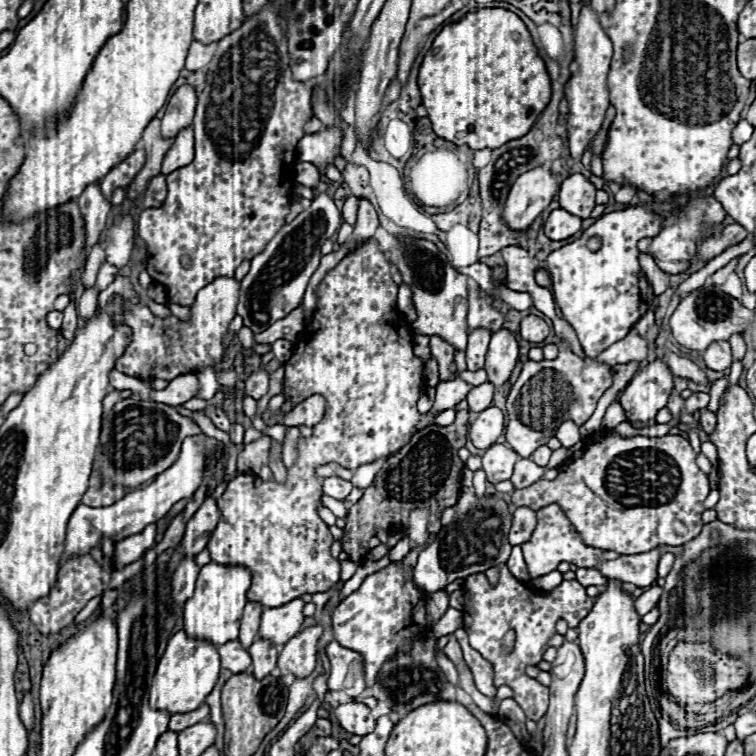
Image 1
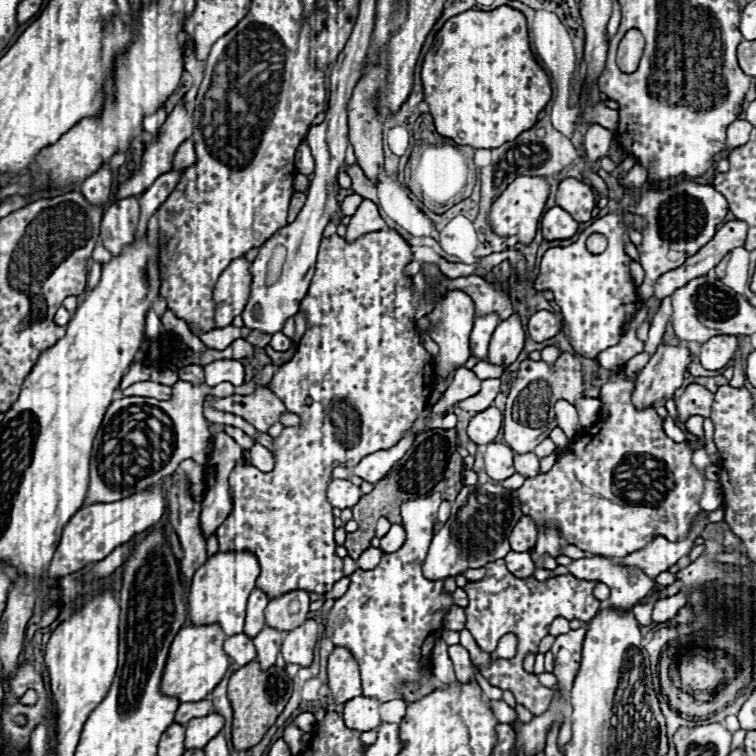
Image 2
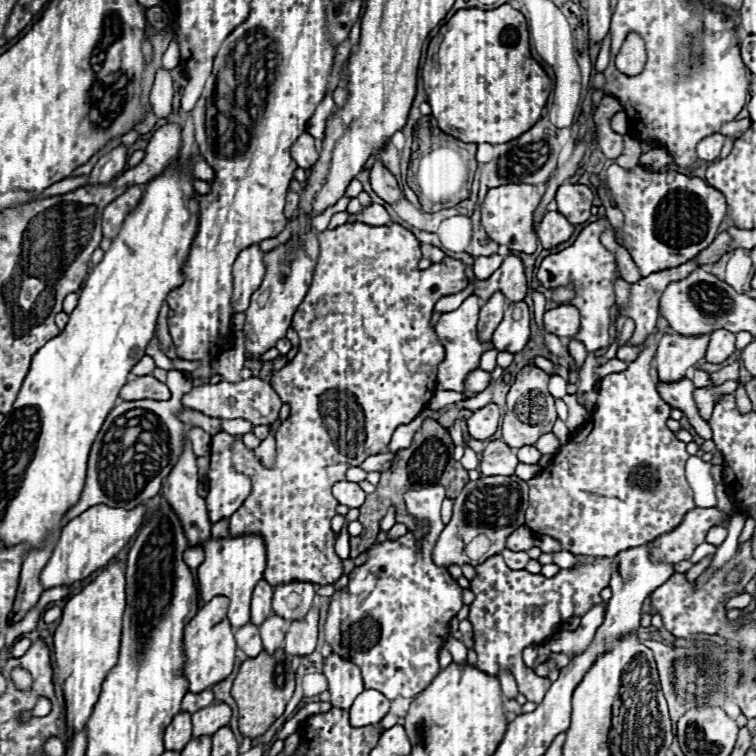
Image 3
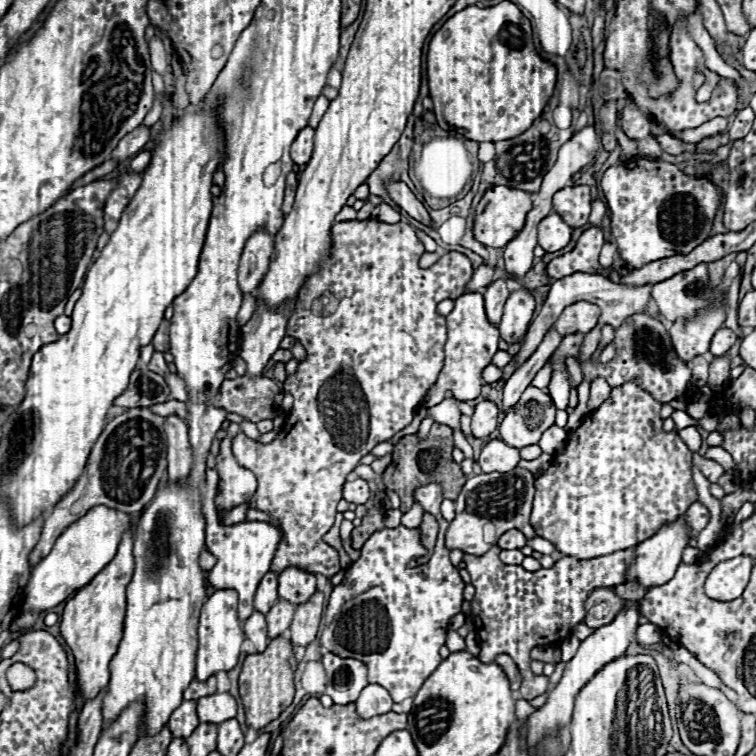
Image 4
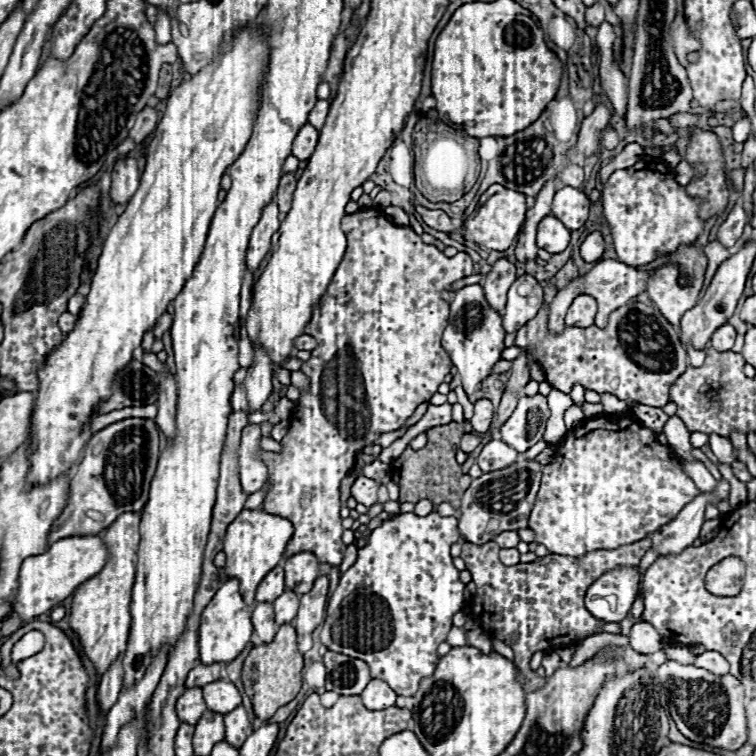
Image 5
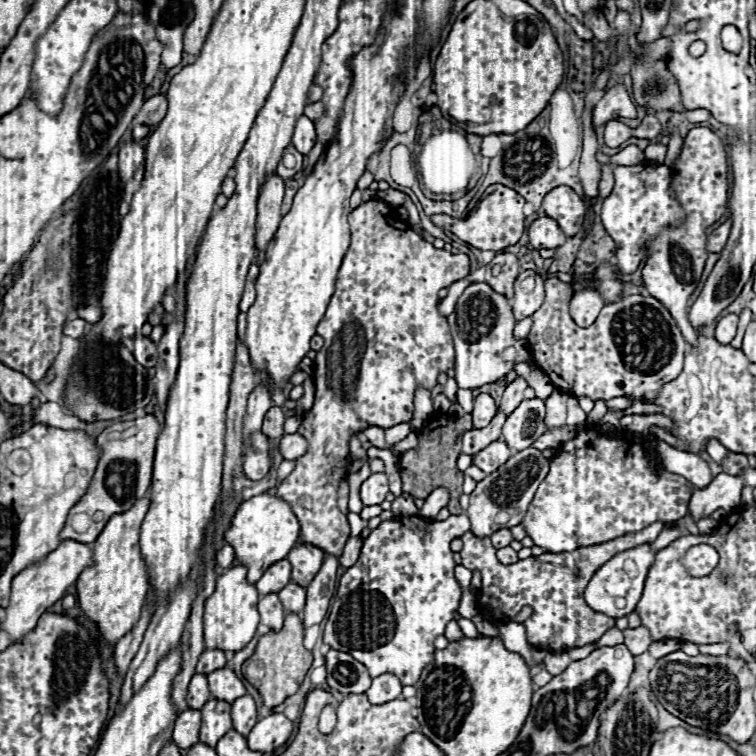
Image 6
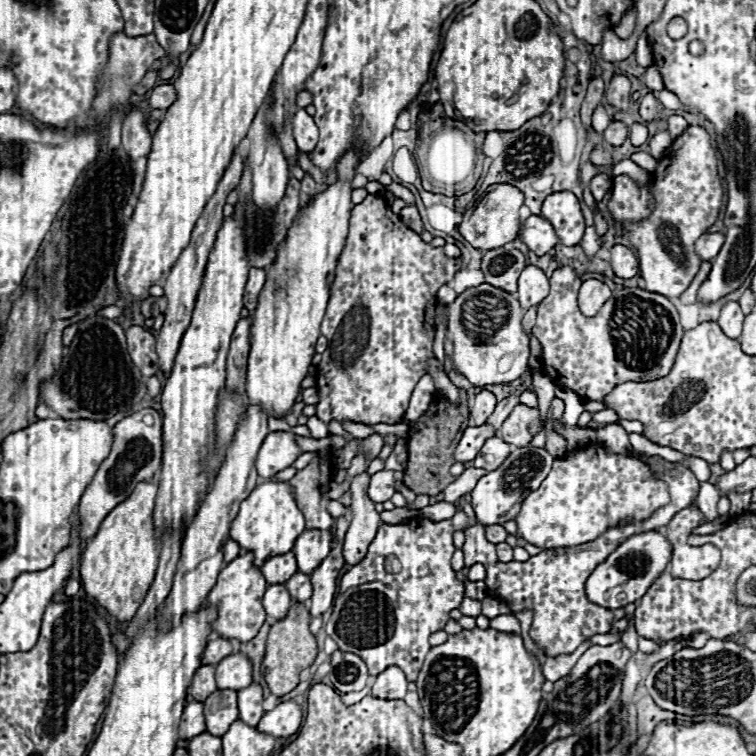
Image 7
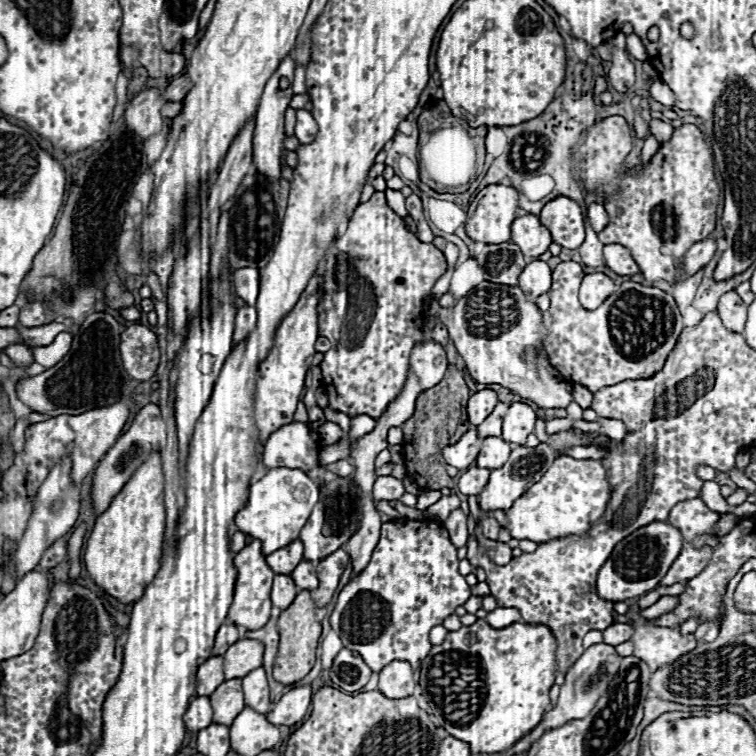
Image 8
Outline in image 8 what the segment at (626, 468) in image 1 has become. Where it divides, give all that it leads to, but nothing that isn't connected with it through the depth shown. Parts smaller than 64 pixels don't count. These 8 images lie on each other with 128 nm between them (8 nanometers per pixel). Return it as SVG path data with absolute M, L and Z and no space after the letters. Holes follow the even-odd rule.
M558 456L542 480L536 482L526 494L522 494L522 498L518 498L510 510L506 510L506 530L516 540L532 540L538 544L570 534L584 534L604 514L608 500L610 486L600 460L576 460L572 456Z

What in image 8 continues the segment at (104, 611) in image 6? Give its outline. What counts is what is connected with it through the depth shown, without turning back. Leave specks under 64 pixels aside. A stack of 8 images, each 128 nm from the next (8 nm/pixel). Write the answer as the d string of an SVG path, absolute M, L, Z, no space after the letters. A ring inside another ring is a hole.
M154 450L150 452L150 458L134 470L126 486L114 496L112 504L96 518L84 554L88 574L100 588L120 602L130 604L140 600L160 568L164 530L164 472L160 452Z

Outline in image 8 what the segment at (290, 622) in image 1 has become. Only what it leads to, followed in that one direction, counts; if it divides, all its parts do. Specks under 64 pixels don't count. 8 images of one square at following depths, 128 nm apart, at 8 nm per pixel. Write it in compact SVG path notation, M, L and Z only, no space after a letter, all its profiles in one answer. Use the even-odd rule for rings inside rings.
M336 476L320 488L320 498L314 504L312 516L300 532L300 540L304 542L304 558L310 562L318 562L338 550L342 544L350 540L354 530L358 530L362 518L362 490L350 478Z

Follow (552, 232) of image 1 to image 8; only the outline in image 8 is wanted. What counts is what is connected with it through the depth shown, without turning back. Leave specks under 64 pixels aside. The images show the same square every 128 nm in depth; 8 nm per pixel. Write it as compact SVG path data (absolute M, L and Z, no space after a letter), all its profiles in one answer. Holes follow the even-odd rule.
M524 214L512 222L512 242L522 250L526 258L538 258L552 244L550 232L540 224L538 216Z

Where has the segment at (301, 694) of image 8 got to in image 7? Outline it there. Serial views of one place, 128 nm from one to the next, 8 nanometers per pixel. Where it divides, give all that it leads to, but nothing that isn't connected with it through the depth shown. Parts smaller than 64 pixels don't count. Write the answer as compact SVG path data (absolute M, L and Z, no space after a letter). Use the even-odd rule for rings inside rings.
M294 700L280 702L274 710L266 712L256 726L264 734L272 734L274 738L286 738L300 728L302 722L302 706Z

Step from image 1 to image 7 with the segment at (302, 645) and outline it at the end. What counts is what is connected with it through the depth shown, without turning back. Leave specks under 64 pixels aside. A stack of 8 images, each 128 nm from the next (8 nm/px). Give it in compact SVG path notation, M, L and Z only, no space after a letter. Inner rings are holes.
M342 546L332 548L332 552L328 554L328 558L322 560L322 564L310 574L312 578L312 586L314 586L314 594L310 598L310 614L318 616L324 614L334 600L336 594L336 580L340 570L344 568L344 556L342 556Z

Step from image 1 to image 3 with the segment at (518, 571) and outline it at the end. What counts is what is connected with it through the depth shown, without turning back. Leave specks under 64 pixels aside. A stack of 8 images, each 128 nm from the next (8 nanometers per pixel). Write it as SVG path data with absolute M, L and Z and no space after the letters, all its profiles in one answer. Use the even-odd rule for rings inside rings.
M502 550L502 558L504 562L512 568L512 570L524 570L526 564L528 564L528 554L522 554L522 552L512 552L512 550Z

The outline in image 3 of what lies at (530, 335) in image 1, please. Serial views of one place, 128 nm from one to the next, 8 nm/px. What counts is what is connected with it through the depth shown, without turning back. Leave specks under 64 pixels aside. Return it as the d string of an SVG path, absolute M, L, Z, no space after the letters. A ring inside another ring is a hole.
M558 306L544 314L544 326L556 336L574 338L580 330L580 310L574 306Z

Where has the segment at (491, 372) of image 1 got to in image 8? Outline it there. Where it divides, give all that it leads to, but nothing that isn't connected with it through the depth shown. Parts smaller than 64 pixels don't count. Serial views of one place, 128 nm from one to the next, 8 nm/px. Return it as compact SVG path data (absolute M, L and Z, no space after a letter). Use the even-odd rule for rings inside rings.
M532 260L520 274L520 288L530 300L536 300L540 294L546 294L552 284L552 270L542 260Z

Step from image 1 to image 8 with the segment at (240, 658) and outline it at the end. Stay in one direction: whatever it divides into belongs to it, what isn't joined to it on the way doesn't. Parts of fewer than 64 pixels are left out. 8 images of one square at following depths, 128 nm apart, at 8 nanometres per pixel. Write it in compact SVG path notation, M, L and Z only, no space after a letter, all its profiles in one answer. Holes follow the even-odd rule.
M276 574L274 586L272 586L272 604L278 608L286 608L294 602L298 594L298 588L294 586L294 580L288 574Z

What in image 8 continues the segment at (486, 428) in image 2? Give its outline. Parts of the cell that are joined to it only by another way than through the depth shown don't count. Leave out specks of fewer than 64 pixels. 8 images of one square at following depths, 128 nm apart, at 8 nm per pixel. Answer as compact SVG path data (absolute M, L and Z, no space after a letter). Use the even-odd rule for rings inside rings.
M480 390L476 394L470 396L470 402L468 402L468 422L472 426L478 426L486 420L486 416L494 410L494 406L498 404L498 398L496 398L496 392L494 390Z

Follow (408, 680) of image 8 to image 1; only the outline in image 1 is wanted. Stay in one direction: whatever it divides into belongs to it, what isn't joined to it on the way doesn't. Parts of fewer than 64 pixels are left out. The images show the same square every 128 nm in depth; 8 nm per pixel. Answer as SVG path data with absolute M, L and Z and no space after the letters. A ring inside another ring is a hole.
M362 702L340 704L336 708L336 718L346 732L358 734L358 736L370 734L370 730L374 730L376 726L376 718L370 714L370 708Z

